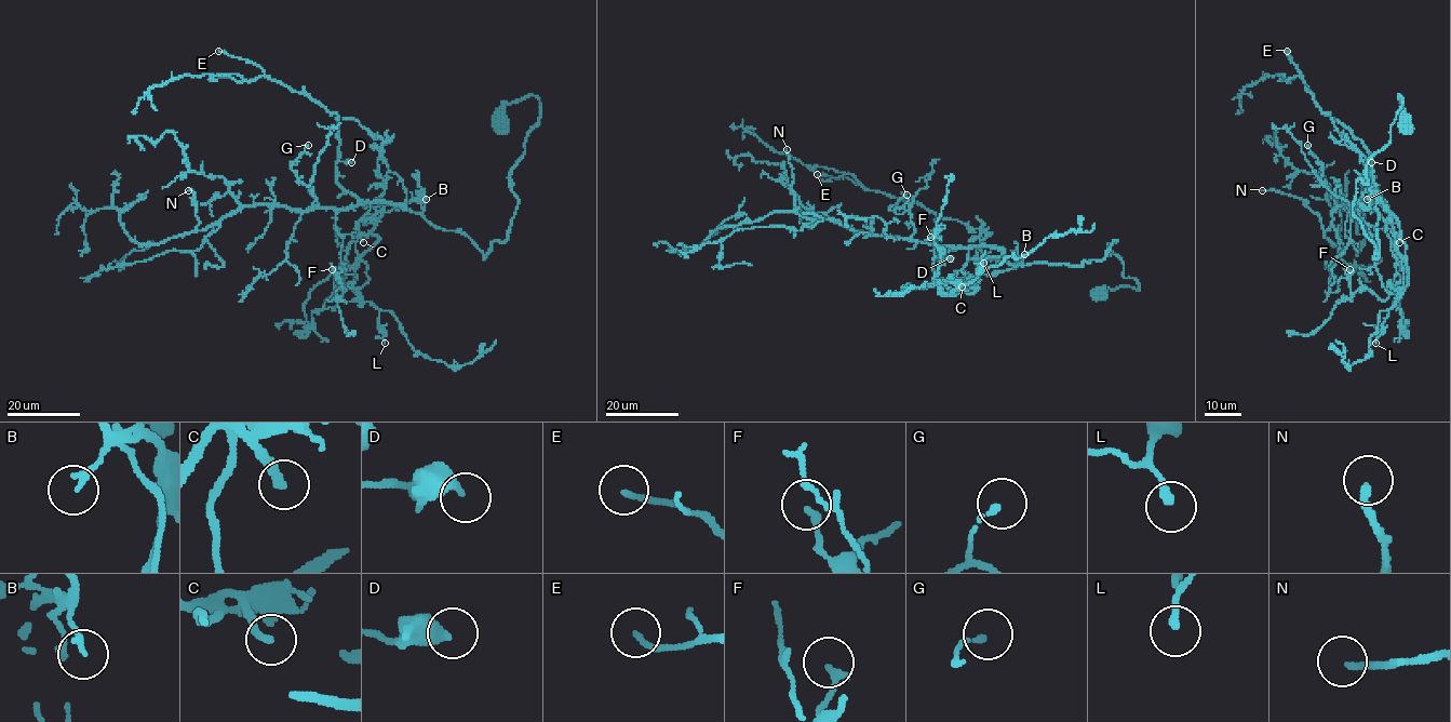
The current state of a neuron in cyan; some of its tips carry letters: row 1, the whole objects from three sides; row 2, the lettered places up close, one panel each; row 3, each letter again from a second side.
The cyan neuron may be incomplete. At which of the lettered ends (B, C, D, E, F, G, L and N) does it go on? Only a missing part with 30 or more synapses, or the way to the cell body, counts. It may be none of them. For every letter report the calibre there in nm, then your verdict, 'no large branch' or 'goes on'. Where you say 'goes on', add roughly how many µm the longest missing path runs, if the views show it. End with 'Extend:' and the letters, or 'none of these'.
B: 180 nm | no large branch
C: 280 nm | goes on | 30 µm
D: 440 nm | no large branch
E: 160 nm | no large branch
F: 200 nm | no large branch
G: 150 nm | no large branch
L: 200 nm | no large branch
N: 200 nm | goes on | 45 µm
Extend: C, N

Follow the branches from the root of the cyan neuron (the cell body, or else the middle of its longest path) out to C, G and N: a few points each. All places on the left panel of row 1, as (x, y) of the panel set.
C: (502, 120), (539, 98), (509, 177), (515, 214), (484, 259), (386, 201), (363, 242)
G: (502, 120), (539, 98), (509, 177), (515, 214), (484, 259), (399, 204), (316, 208), (291, 168), (308, 145)
N: (502, 120), (539, 98), (509, 177), (515, 214), (484, 259), (389, 201), (247, 204), (197, 230), (188, 190)

